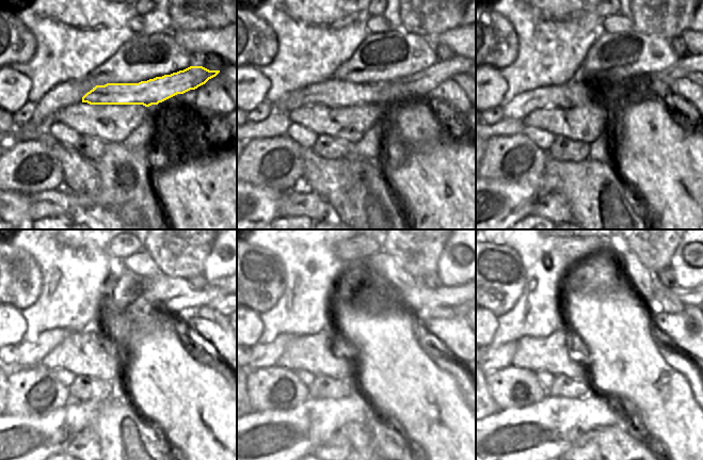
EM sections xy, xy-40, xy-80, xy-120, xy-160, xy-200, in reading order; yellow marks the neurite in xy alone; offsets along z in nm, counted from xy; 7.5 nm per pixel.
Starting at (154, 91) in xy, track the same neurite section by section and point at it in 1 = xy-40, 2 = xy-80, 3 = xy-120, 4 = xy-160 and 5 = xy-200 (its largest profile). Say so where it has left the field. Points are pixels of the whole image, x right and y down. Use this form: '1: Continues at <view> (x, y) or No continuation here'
1: Continues at xy-40 (333, 93)
2: Continues at xy-80 (576, 93)
3: Continues at xy-120 (30, 353)
4: Continues at xy-160 (262, 355)
5: Continues at xy-200 (500, 357)

